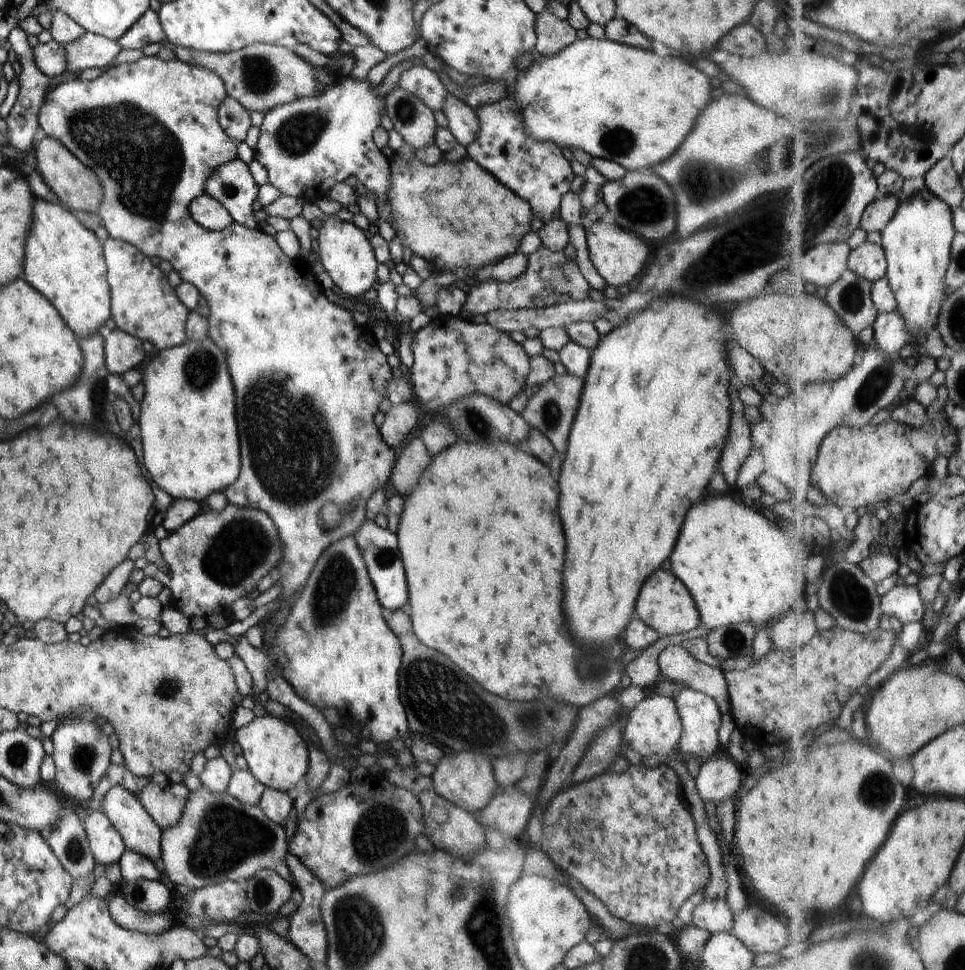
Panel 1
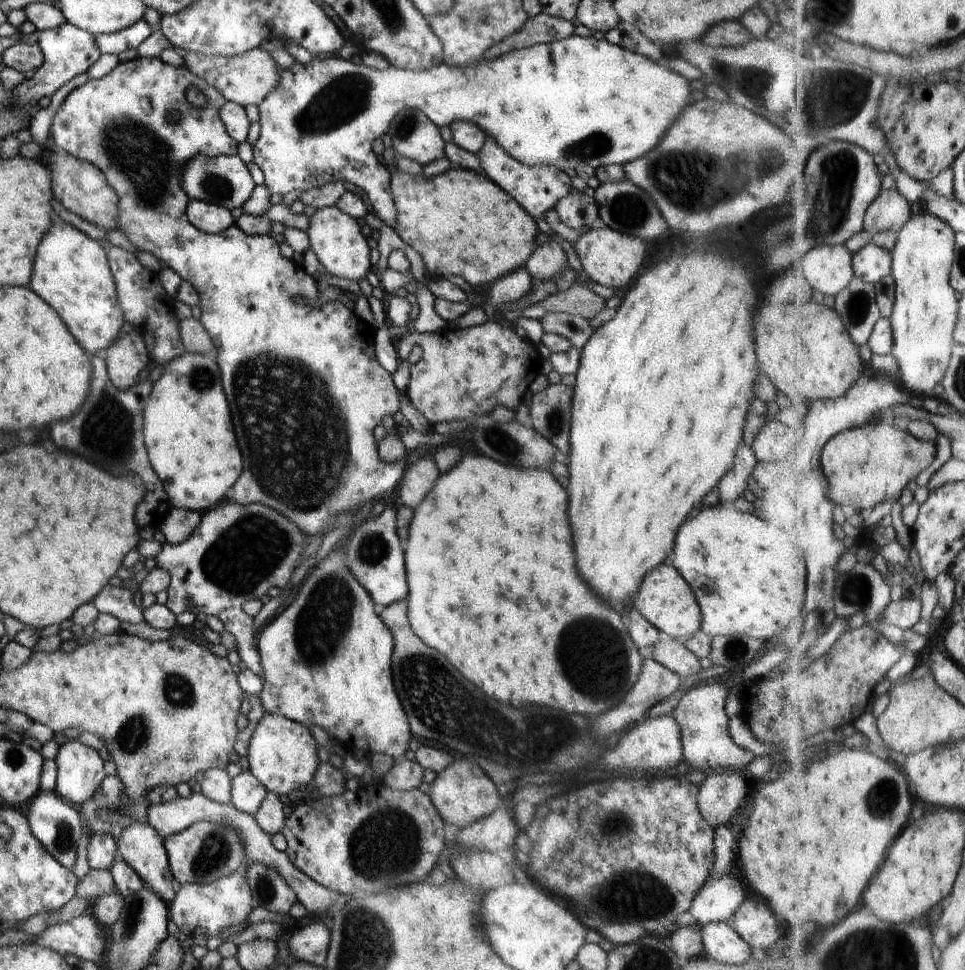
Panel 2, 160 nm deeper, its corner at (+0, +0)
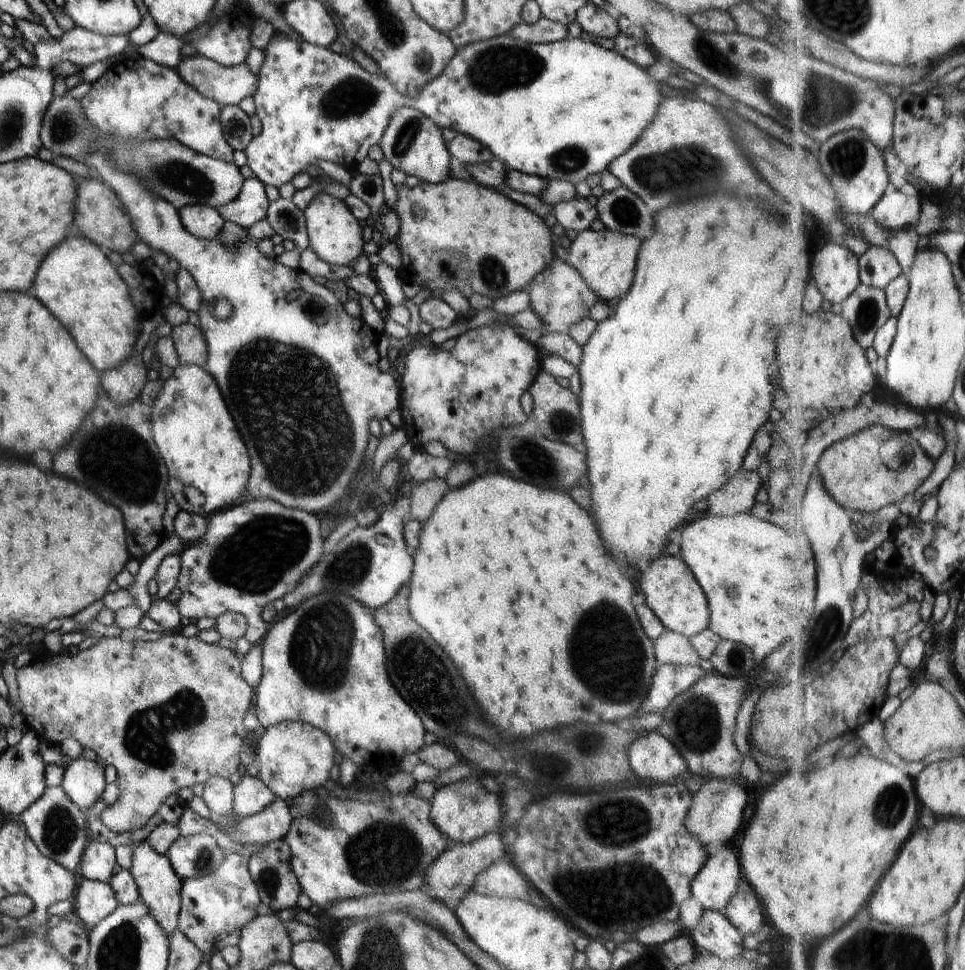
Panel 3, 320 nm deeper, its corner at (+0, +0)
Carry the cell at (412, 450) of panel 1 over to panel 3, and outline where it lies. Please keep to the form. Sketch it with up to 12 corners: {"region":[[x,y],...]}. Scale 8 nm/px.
{"region":[[444,479],[416,483],[410,517],[425,523],[452,490]]}

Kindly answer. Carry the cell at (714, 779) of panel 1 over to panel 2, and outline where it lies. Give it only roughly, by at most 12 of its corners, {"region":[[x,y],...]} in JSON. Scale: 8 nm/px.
{"region":[[710,772],[698,810],[713,830],[734,824],[748,796],[741,772]]}

